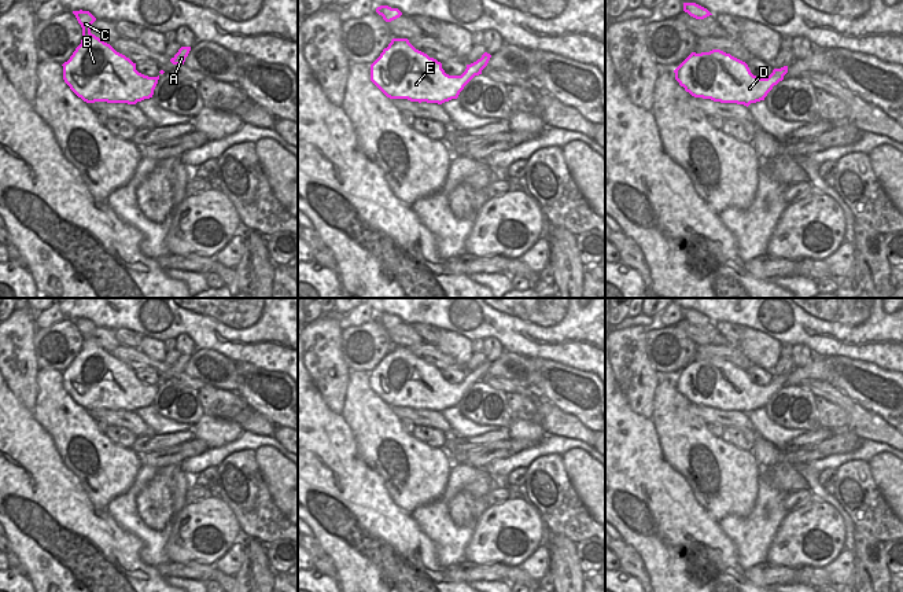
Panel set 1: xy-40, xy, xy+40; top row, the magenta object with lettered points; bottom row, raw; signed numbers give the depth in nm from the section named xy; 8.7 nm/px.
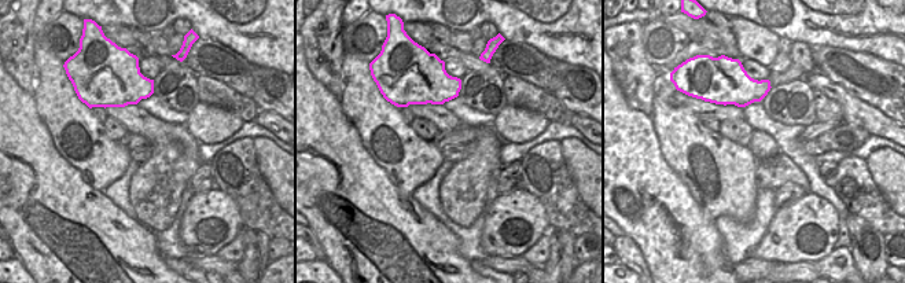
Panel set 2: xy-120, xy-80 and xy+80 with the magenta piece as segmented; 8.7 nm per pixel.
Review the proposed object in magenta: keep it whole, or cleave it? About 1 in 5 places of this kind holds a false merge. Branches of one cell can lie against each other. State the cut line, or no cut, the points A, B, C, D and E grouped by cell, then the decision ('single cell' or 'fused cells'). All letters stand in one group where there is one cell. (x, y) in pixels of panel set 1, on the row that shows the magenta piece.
no cut | A B C D E | single cell

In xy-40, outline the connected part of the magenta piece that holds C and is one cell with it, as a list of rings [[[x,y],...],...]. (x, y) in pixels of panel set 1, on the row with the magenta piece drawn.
[[[73,11],[82,27],[81,44],[63,66],[63,80],[86,103],[136,104],[154,95],[158,77],[136,70],[125,55],[91,33],[96,18],[89,11]]]

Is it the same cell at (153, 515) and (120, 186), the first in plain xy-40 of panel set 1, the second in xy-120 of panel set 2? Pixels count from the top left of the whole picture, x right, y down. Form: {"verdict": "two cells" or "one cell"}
{"verdict": "two cells"}

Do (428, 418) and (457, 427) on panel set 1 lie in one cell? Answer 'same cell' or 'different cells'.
different cells

